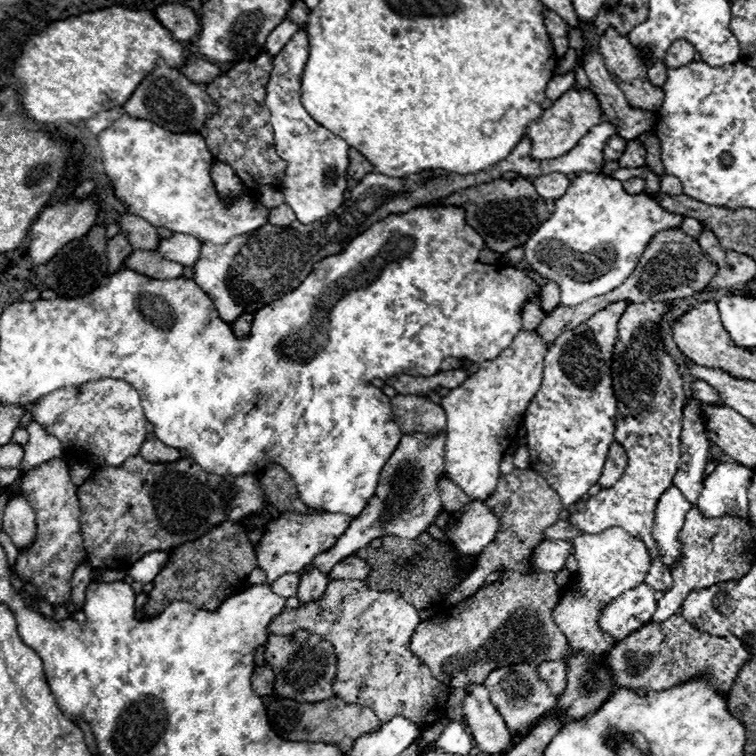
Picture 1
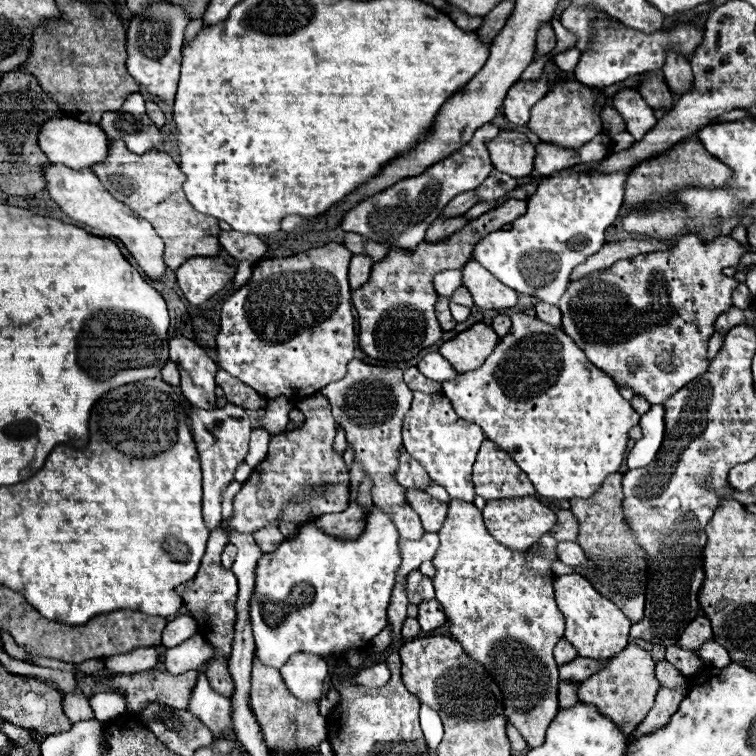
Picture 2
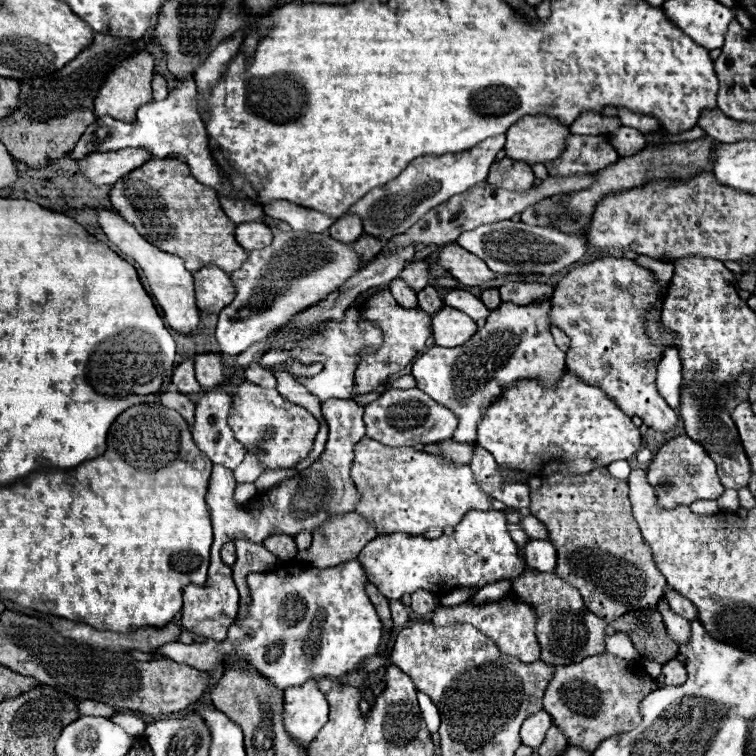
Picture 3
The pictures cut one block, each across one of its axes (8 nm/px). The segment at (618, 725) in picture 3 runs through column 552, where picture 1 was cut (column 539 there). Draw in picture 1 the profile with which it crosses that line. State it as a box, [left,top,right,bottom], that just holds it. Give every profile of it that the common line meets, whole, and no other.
[484,664,558,740]

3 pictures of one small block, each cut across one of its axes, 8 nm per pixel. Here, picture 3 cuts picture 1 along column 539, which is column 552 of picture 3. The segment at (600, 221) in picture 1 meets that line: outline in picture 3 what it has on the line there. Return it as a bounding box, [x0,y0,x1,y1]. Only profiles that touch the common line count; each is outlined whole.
[456,222,586,274]

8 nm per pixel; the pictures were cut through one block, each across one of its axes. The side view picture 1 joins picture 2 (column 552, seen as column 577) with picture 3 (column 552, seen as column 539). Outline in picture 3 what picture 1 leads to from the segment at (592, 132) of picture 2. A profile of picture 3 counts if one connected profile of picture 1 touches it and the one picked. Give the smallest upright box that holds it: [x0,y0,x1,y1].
[506,116,570,166]

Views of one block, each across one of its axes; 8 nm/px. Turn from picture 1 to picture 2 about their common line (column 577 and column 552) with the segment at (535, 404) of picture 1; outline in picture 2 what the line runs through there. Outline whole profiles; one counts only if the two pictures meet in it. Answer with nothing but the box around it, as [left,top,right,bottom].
[442,314,640,502]

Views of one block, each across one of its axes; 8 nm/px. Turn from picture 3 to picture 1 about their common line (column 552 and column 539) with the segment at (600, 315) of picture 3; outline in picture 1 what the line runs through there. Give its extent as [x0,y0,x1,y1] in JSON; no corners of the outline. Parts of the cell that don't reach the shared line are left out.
[522,294,548,330]

